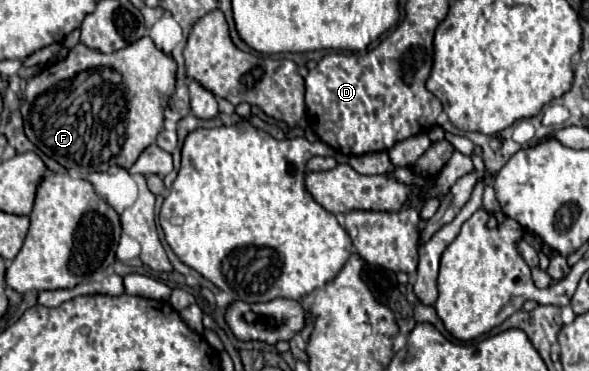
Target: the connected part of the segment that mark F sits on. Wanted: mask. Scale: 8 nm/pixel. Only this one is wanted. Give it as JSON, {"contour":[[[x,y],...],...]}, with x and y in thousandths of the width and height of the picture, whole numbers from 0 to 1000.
{"contour":[[[243,97],[239,108],[219,119],[216,129],[205,129],[199,140],[188,140],[188,146],[175,146],[175,140],[165,140],[165,135],[151,135],[144,119],[131,119],[127,129],[117,135],[114,156],[93,167],[93,173],[83,173],[76,178],[63,205],[49,210],[46,216],[46,237],[42,237],[42,259],[39,259],[39,275],[36,275],[36,307],[39,307],[39,329],[42,329],[42,367],[83,426],[97,431],[107,453],[114,458],[131,458],[138,464],[141,474],[154,469],[154,464],[178,464],[185,458],[188,447],[205,447],[205,453],[222,453],[222,442],[236,426],[236,415],[256,394],[263,377],[267,377],[267,361],[277,350],[277,291],[280,280],[287,275],[290,253],[297,248],[297,189],[301,189],[301,173],[290,151],[284,151],[280,140],[273,140],[260,108],[253,97]]]}

